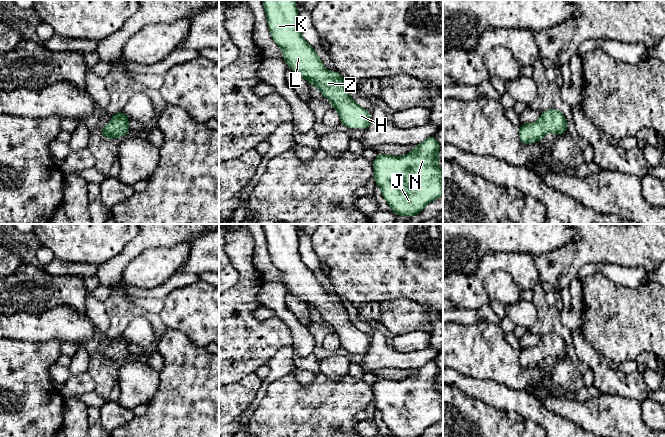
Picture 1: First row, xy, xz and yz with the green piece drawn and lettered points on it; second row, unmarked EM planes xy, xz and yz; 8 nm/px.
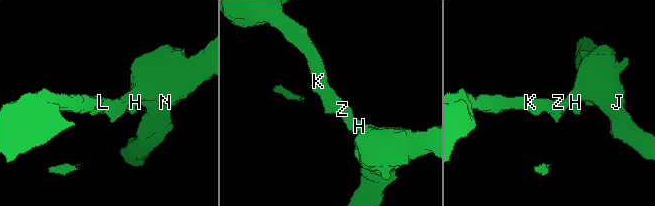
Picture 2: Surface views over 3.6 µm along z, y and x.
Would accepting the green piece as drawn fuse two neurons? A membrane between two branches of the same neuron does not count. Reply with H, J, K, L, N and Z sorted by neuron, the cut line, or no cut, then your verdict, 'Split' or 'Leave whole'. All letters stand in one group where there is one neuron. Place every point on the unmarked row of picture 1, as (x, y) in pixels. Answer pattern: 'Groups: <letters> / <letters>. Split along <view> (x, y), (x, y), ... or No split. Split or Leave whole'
Groups: H J K L N Z. No split. Leave whole

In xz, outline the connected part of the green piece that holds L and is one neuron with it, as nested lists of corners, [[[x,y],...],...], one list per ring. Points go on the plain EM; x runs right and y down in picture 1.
[[[262,224],[268,251],[282,274],[284,285],[299,301],[317,311],[338,336],[340,346],[349,353],[367,353],[371,339],[349,321],[343,300],[328,295],[315,274],[301,259],[297,228],[294,224]]]

